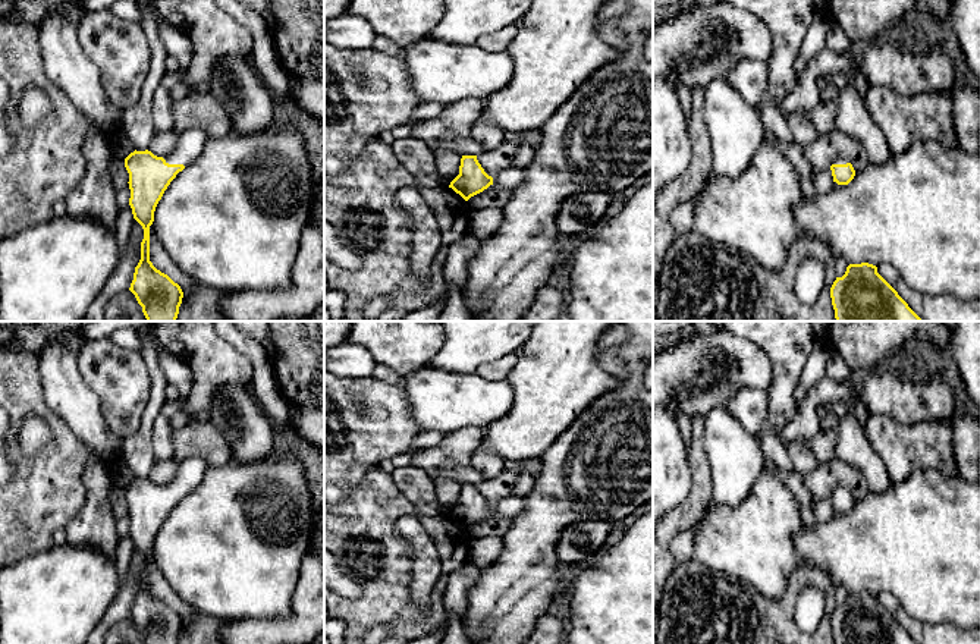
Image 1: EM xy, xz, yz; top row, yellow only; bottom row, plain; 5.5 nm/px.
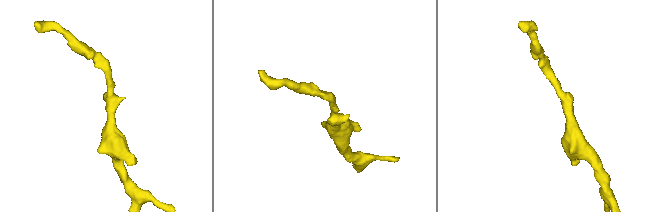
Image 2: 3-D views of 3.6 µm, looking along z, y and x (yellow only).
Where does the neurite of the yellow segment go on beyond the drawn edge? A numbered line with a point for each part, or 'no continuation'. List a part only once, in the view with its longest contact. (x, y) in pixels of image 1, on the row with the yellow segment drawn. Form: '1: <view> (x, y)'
1: xy (191, 143)

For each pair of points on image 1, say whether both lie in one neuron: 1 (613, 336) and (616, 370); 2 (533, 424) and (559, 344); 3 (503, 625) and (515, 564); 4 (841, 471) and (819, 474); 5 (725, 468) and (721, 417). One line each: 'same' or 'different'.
1: same
2: same
3: same
4: same
5: same

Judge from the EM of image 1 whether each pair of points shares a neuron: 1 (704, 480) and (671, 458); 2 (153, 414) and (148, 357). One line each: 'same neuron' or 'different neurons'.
1: different neurons
2: same neuron

